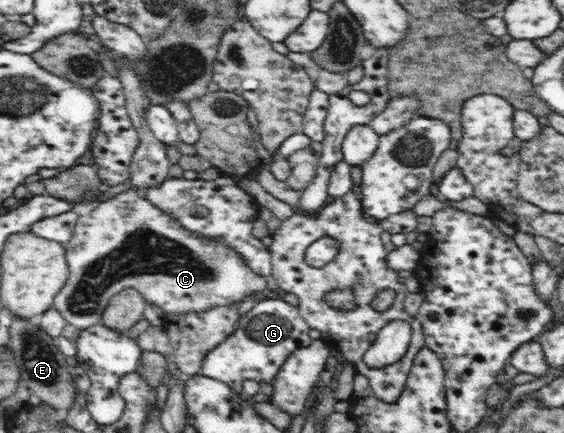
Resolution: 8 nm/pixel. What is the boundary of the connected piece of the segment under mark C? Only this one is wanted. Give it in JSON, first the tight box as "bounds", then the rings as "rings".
{"bounds":[53,186,271,330],"rings":[[[133,186],[105,201],[88,214],[81,215],[76,222],[73,236],[66,243],[66,262],[70,270],[66,284],[54,298],[53,306],[61,316],[80,330],[99,324],[103,309],[111,297],[125,289],[134,288],[146,299],[146,303],[159,306],[163,314],[185,314],[188,311],[206,311],[212,307],[240,303],[251,294],[265,290],[271,284],[270,278],[261,277],[248,269],[235,249],[205,240],[203,236],[191,233],[143,197]]]}

